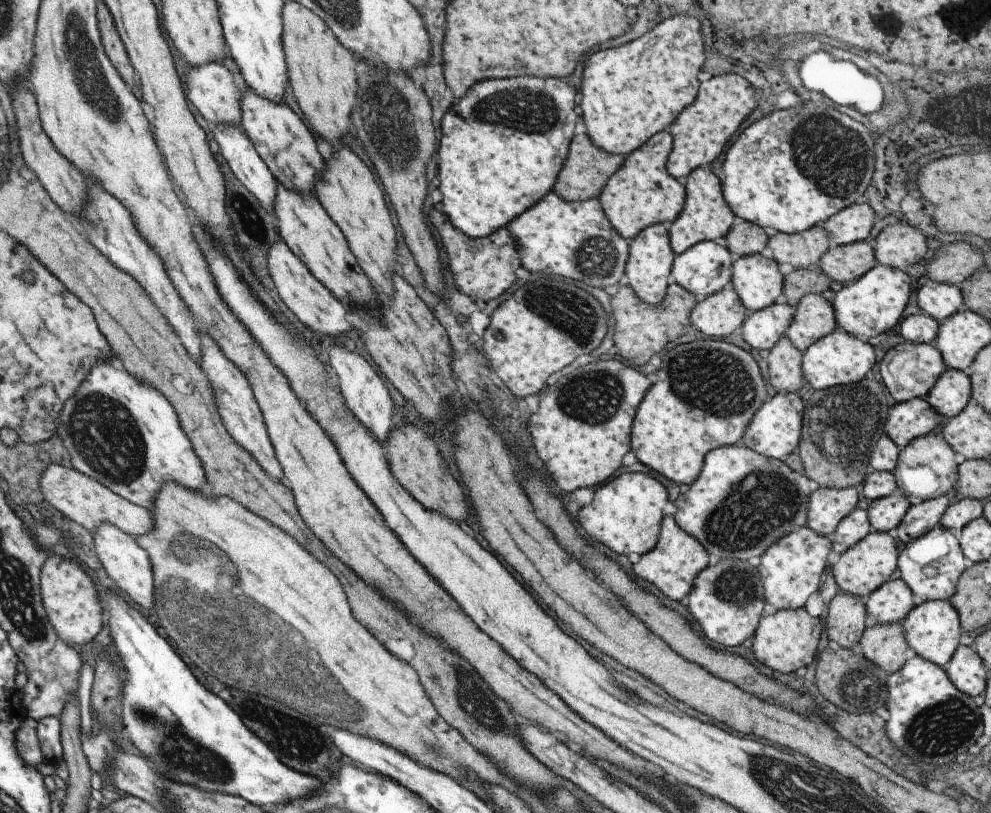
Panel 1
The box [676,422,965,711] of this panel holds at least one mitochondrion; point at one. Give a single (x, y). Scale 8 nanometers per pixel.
(746, 516)

